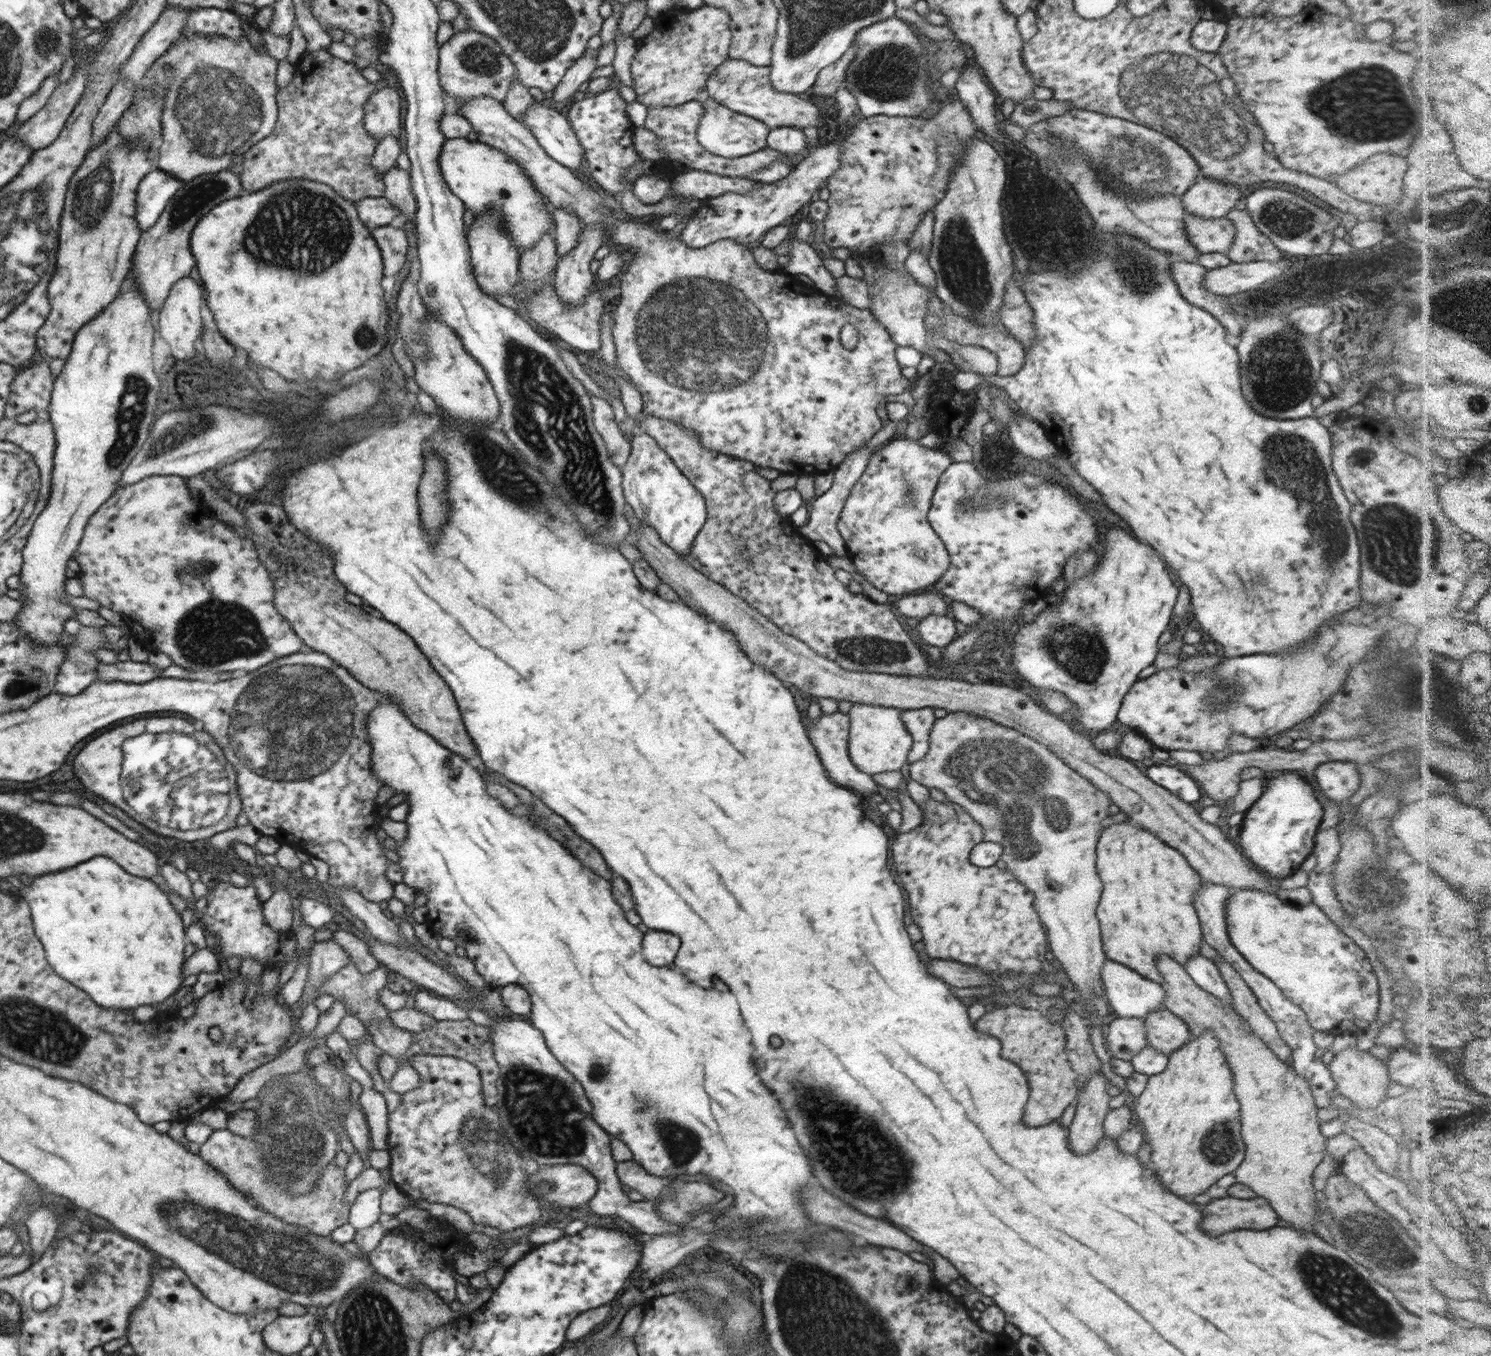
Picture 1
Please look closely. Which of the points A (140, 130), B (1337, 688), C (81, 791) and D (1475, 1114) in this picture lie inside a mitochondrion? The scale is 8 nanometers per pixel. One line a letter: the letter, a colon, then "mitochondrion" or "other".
A: mitochondrion
B: other
C: other
D: other

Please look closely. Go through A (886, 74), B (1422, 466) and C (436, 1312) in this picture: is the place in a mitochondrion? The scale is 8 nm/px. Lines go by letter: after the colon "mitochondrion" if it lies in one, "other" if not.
A: mitochondrion
B: other
C: other

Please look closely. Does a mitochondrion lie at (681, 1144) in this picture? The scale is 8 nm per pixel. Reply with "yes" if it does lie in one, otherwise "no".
yes

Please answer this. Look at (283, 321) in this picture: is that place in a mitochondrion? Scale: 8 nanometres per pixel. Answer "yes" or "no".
no

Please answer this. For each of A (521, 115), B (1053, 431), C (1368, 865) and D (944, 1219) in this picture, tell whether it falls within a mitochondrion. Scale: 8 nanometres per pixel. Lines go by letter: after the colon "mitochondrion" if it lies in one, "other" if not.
A: other
B: other
C: mitochondrion
D: other

